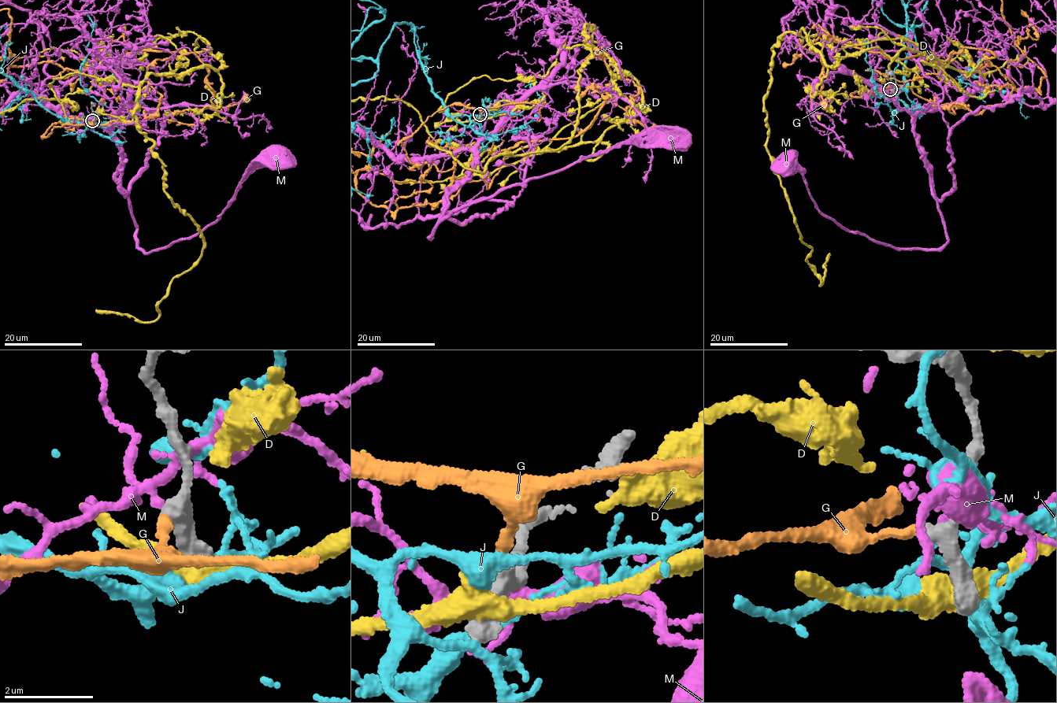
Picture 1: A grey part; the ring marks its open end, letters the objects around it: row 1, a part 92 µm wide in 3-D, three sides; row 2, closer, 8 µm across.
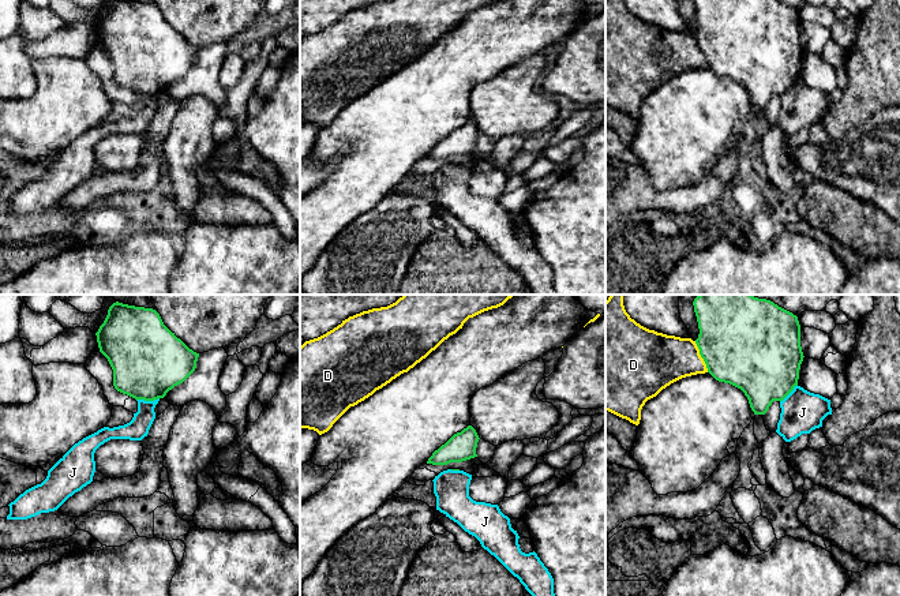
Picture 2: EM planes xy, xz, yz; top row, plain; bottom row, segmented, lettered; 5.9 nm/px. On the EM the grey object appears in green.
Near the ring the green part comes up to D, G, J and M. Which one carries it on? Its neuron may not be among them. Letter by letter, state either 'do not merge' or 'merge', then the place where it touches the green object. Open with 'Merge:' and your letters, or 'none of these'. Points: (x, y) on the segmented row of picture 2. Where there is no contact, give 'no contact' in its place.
Merge: G
D: do not merge; contact yz (701, 356)
G: merge; no contact
J: do not merge; contact xy (147, 400)
M: do not merge; no contact

